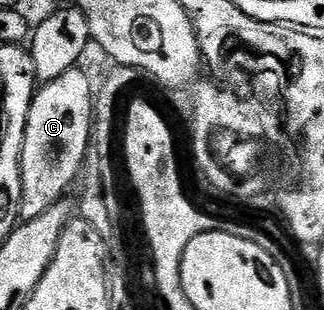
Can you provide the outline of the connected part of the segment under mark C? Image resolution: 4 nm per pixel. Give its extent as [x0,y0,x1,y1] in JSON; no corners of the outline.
[19,67,93,220]

